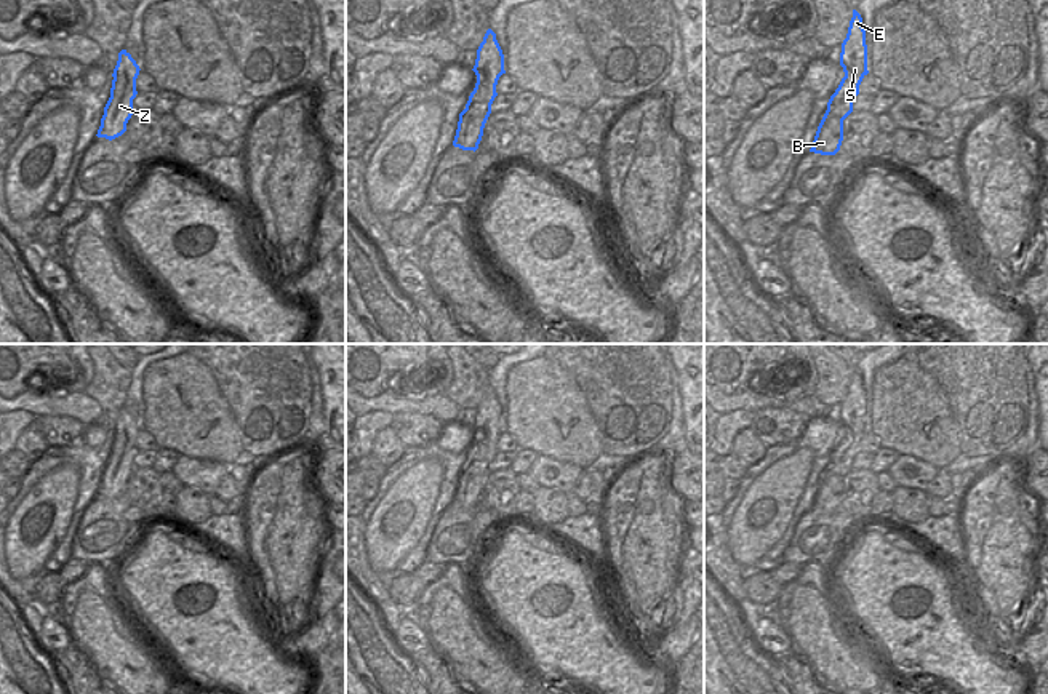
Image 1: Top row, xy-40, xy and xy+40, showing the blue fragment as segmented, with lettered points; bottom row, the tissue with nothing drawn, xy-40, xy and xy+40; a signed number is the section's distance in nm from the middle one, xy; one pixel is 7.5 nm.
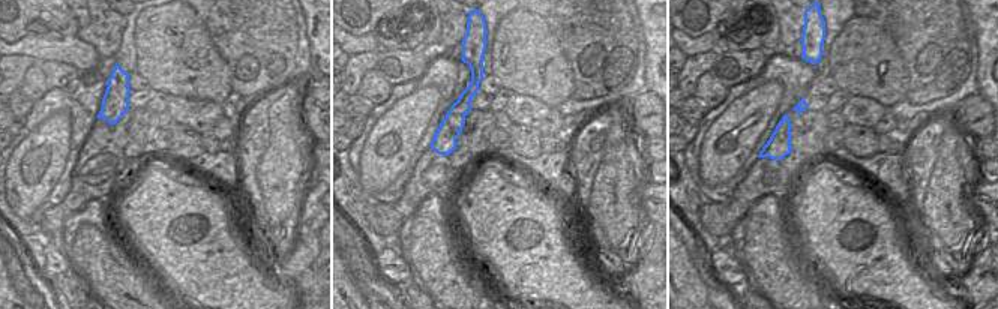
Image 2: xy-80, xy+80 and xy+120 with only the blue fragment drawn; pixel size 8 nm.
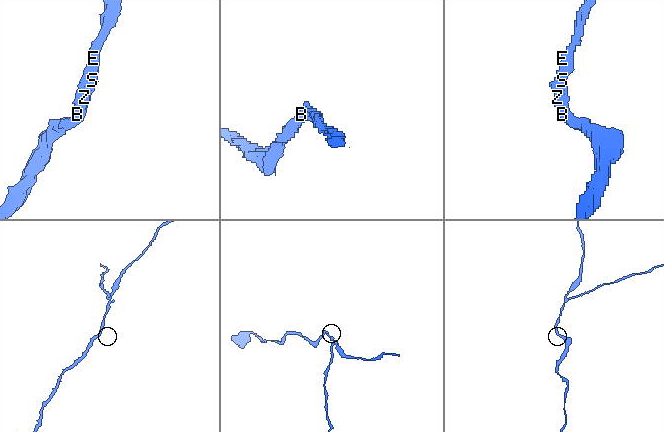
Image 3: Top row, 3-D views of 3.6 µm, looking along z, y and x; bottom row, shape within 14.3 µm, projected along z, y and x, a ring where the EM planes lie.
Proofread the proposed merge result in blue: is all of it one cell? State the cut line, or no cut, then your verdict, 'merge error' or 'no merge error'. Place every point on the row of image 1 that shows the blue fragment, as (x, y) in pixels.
no cut | no merge error

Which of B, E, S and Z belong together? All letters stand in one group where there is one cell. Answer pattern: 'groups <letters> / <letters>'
groups B E S Z

